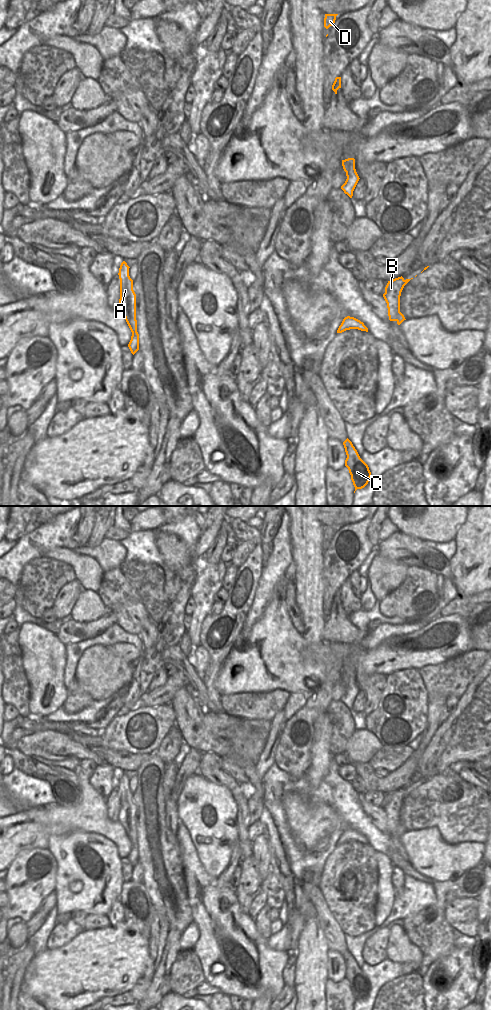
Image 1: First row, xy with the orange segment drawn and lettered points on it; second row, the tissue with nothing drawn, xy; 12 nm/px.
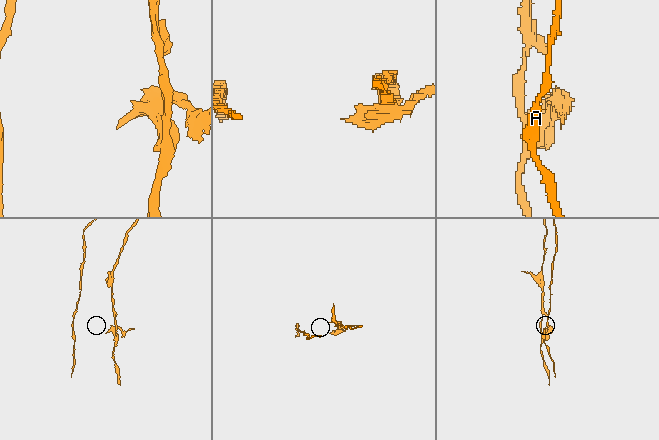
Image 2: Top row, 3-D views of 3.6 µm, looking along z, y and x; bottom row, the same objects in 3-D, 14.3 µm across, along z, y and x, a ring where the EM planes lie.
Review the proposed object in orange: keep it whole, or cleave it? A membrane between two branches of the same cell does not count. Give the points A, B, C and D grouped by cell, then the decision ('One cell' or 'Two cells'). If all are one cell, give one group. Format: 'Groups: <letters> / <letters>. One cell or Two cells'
Groups: A / B C D. Two cells

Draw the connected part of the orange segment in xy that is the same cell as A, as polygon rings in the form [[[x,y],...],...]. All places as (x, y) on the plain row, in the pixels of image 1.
[[[123,773],[119,780],[120,811],[118,821],[122,824],[132,844],[128,859],[134,867],[139,862],[139,846],[136,832],[136,806],[133,802],[133,792],[129,788],[129,778]]]

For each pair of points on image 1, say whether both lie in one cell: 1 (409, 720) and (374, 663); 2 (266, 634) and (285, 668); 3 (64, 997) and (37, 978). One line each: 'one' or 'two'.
1: two
2: one
3: one

